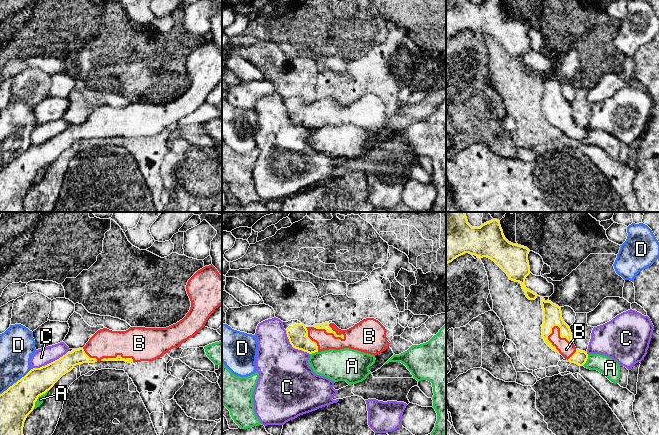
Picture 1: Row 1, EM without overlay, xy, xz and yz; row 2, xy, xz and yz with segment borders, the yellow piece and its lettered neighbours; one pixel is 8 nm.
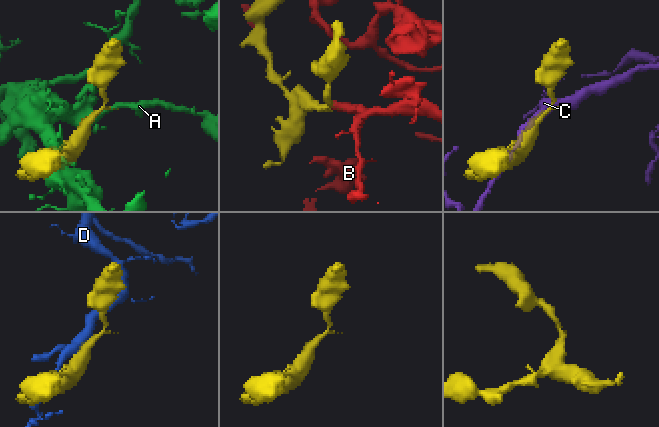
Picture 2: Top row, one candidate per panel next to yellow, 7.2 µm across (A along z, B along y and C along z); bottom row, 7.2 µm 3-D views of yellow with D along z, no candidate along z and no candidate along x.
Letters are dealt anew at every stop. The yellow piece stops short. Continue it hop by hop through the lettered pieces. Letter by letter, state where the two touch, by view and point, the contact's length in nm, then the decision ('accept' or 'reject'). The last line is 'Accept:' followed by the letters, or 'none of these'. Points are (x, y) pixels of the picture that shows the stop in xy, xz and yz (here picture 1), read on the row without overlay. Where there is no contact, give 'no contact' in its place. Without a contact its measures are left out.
A: meets yellow in xy at (37, 174); contact 200 nm long; reject
B: meets yellow in xz at (329, 108); contact 280 nm long; accept
C: meets yellow in xy at (49, 139); contact 320 nm long; reject
D: meets yellow in xy at (16, 158); contact 320 nm long; reject
Accept: B

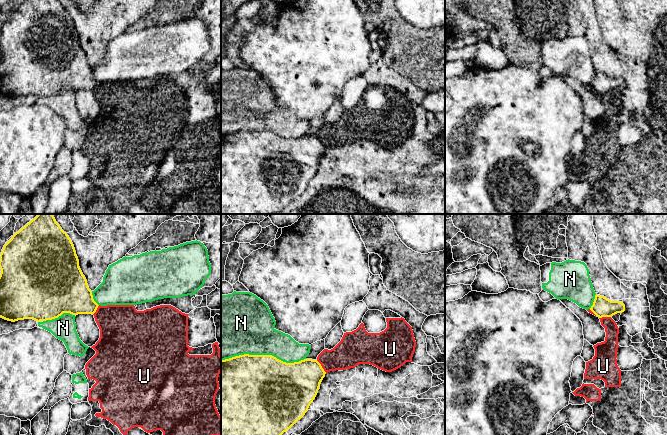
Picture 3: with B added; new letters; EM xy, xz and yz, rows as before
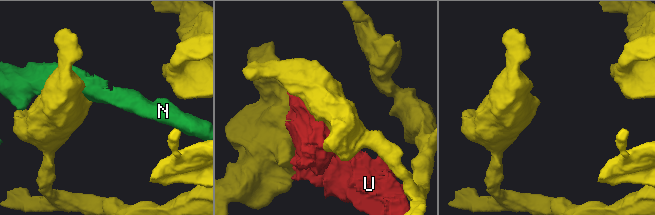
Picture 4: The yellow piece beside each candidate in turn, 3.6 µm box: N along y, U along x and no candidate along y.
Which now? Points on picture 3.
N: meets yellow in xz at (263, 131); contact 700 nm long; reject
U: meets yellow in xz at (321, 142); contact 130 nm long; reject
Accept: none of these

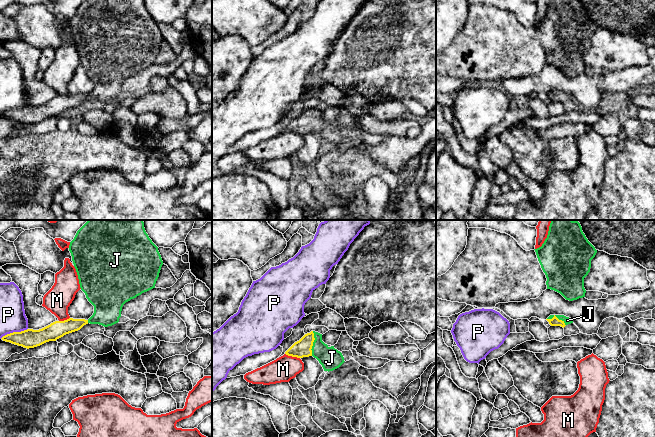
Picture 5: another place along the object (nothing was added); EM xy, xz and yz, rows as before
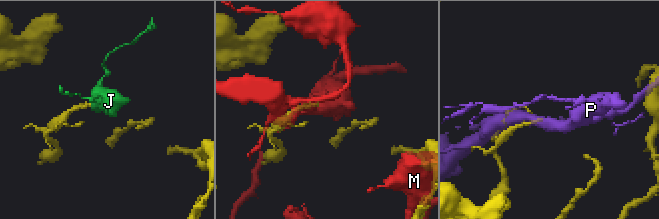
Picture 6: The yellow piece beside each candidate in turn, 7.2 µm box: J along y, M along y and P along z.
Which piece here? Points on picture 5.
J: meets yellow in xz at (312, 119); contact 200 nm long; accept
M: meets yellow in xz at (292, 132); contact 130 nm long; reject
P: meets yellow in xy at (13, 108); contact 240 nm long; reject
Accept: J

